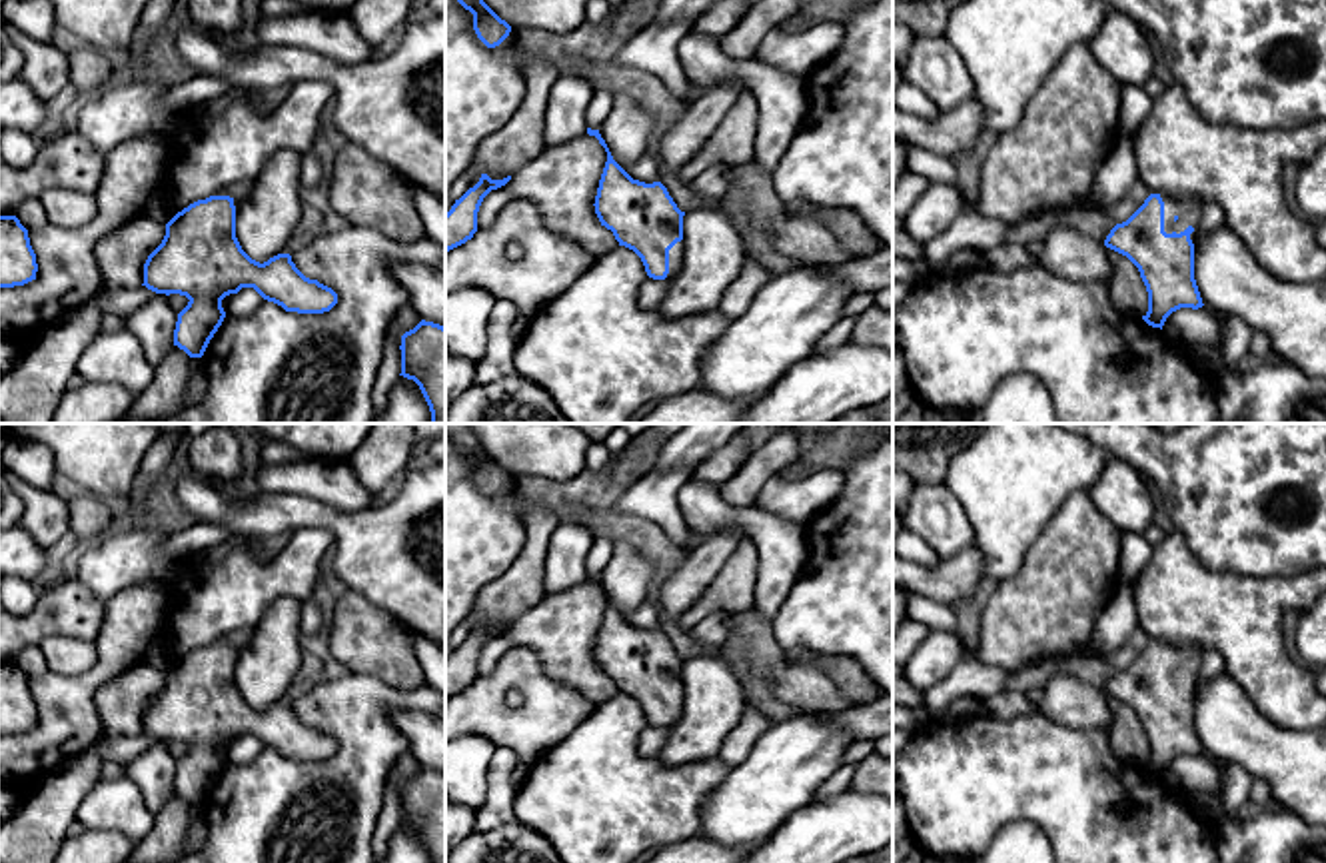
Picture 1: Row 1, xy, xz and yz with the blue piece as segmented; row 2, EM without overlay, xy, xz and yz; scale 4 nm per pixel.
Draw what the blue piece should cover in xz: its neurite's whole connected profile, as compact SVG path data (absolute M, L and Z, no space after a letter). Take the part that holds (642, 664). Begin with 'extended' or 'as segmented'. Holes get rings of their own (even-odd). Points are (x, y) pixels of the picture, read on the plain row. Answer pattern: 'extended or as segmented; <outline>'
extended; M587 575L587 581L589 581L589 583L595 583L595 585L599 587L599 591L601 591L601 593L605 595L605 599L607 599L607 609L605 609L605 615L603 615L603 621L601 621L601 627L599 627L599 635L597 635L597 643L595 643L595 651L593 651L593 653L595 653L595 661L597 661L601 673L605 673L607 677L613 679L613 683L615 683L615 687L619 689L619 693L625 693L625 695L633 697L633 699L641 705L641 709L643 709L645 719L647 719L649 725L671 729L671 727L679 721L679 717L681 717L681 713L683 713L683 663L685 663L685 659L681 659L681 657L677 655L677 651L673 649L673 645L669 643L667 635L665 635L661 629L645 631L645 629L639 629L639 627L633 627L633 625L613 607L613 603L611 603L611 599L609 599L605 587L601 585L599 577Z

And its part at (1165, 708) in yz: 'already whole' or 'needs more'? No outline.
needs more

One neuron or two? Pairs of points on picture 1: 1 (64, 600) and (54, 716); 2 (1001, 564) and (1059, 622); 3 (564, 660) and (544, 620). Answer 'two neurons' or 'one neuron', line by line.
1: two neurons
2: two neurons
3: one neuron

